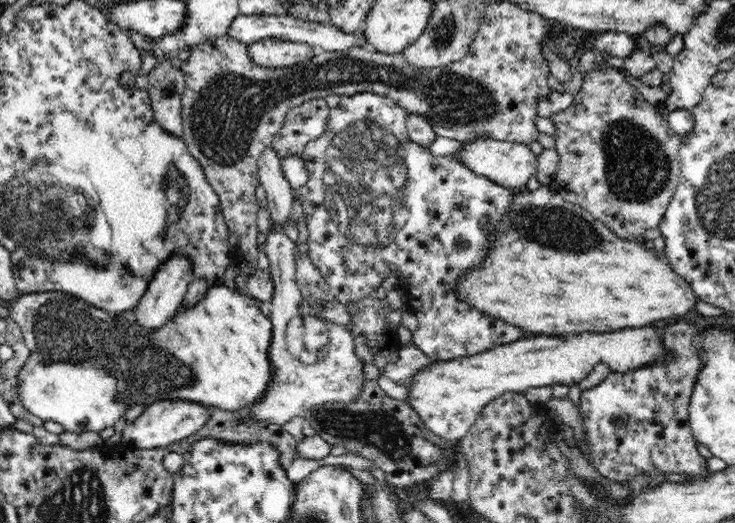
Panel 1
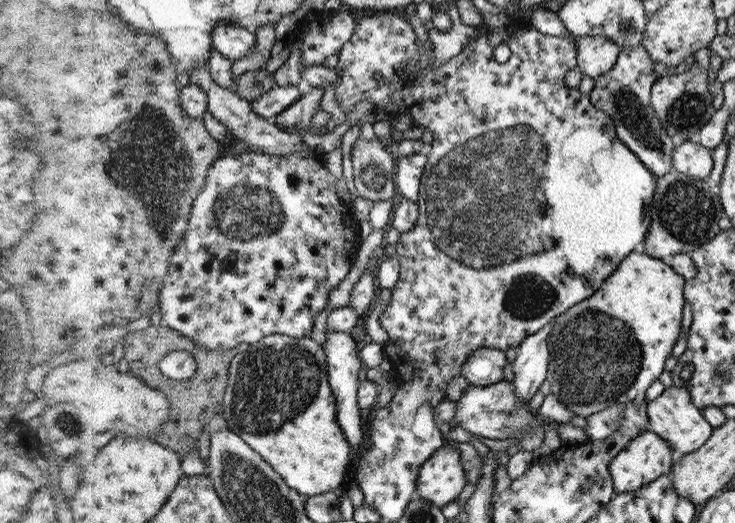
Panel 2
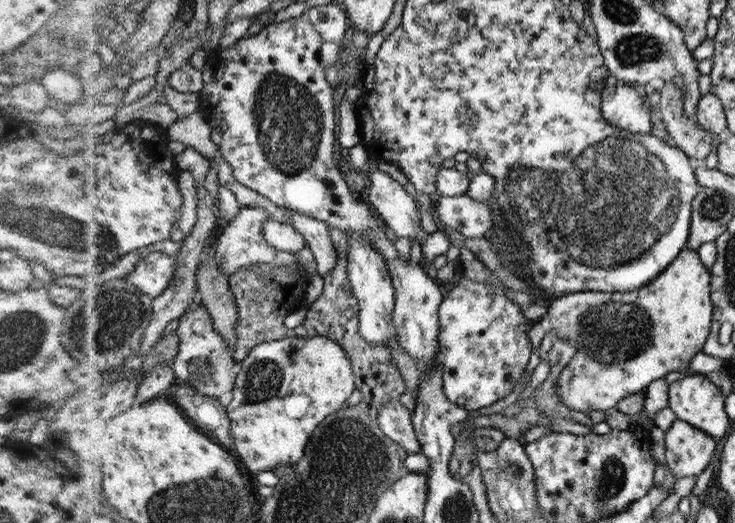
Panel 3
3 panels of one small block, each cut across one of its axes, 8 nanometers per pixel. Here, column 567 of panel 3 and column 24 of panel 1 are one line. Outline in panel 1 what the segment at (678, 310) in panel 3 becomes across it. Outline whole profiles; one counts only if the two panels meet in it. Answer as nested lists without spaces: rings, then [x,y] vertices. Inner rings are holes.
[[[213,283],[206,290],[204,298],[196,306],[190,306],[190,308],[183,308],[182,306],[176,312],[176,315],[170,318],[164,327],[158,328],[157,331],[147,331],[145,328],[142,328],[137,323],[135,309],[115,315],[96,308],[75,296],[58,291],[32,293],[29,295],[20,294],[12,308],[10,308],[10,316],[20,326],[24,342],[30,349],[28,360],[24,362],[24,366],[20,368],[20,372],[16,376],[20,401],[34,416],[38,416],[43,421],[52,420],[52,422],[58,422],[68,432],[81,433],[92,431],[100,433],[104,428],[113,427],[114,423],[123,416],[124,411],[134,407],[135,403],[145,408],[149,404],[160,400],[188,400],[200,403],[203,407],[236,412],[237,410],[248,408],[254,402],[258,402],[266,394],[266,388],[270,386],[272,376],[274,376],[274,367],[272,367],[272,363],[268,359],[268,346],[272,344],[272,321],[260,311],[260,307],[256,305],[254,298],[242,294],[232,284],[228,283],[221,285]]]

